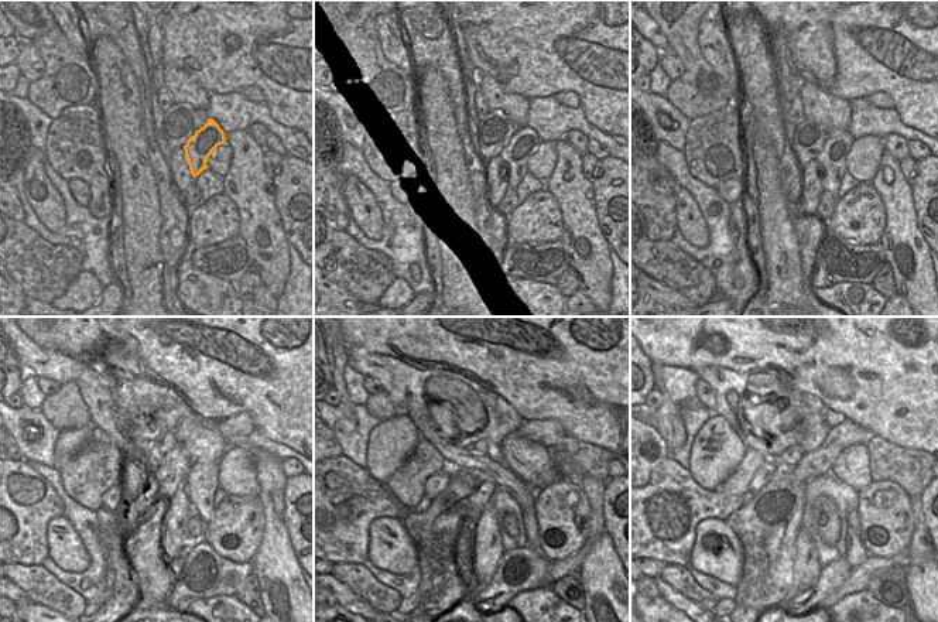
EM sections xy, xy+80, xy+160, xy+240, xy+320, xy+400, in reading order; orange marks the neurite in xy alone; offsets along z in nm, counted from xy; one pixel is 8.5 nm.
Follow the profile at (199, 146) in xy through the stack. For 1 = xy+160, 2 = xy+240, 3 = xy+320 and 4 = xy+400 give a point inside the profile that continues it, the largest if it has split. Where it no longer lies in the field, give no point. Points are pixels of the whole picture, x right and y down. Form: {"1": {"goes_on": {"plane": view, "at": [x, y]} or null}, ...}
{"1": {"goes_on": {"plane": "xy+160", "at": [831, 159]}}, "2": {"goes_on": {"plane": "xy+240", "at": [201, 479]}}, "3": {"goes_on": {"plane": "xy+320", "at": [459, 458]}}, "4": {"goes_on": {"plane": "xy+400", "at": [856, 554]}}}

